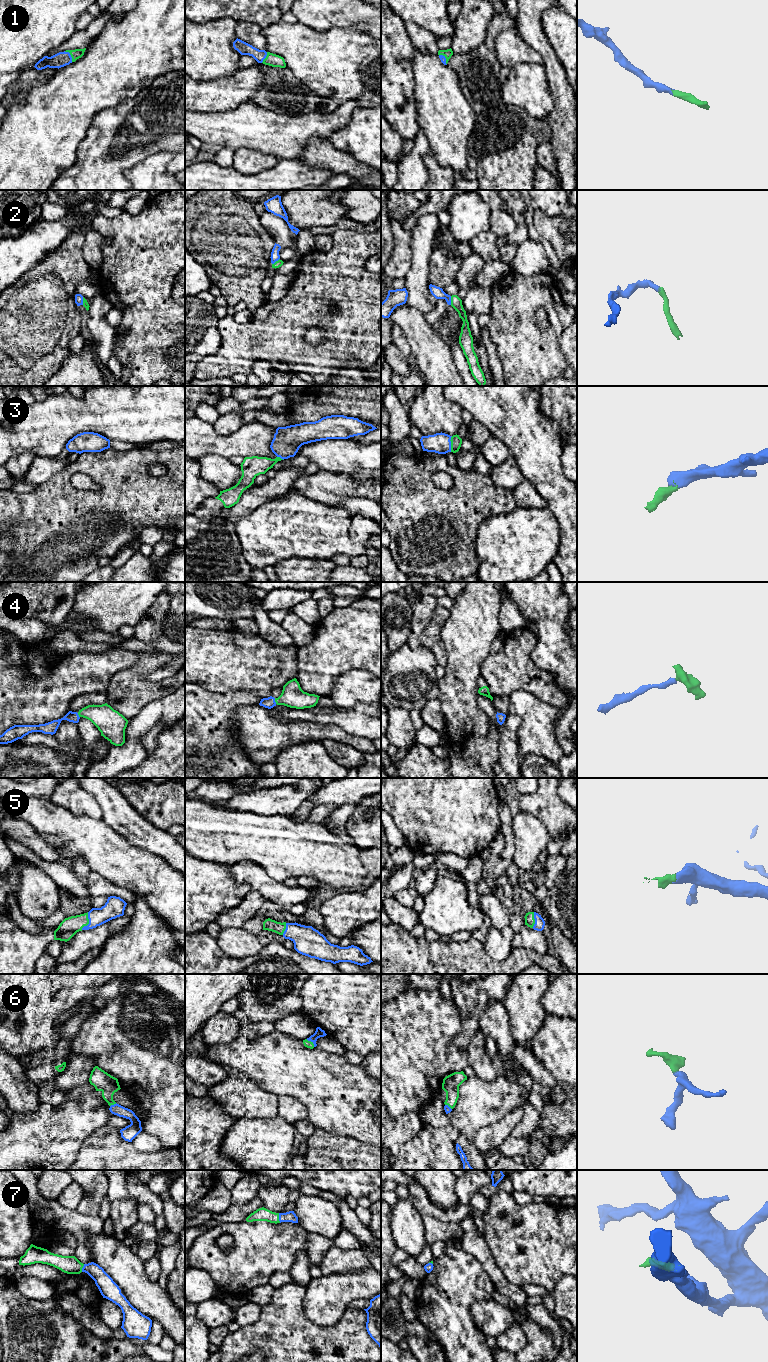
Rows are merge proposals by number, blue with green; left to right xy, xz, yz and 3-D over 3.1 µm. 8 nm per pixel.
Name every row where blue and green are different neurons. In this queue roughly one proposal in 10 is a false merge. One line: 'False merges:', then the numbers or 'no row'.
False merges: no row

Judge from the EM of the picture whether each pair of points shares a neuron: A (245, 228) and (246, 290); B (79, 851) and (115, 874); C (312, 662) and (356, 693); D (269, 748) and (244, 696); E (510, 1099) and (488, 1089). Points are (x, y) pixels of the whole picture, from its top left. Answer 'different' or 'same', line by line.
A: same
B: same
C: different
D: different
E: same

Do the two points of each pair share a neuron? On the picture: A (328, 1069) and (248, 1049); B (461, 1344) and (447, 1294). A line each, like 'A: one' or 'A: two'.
A: one
B: one

